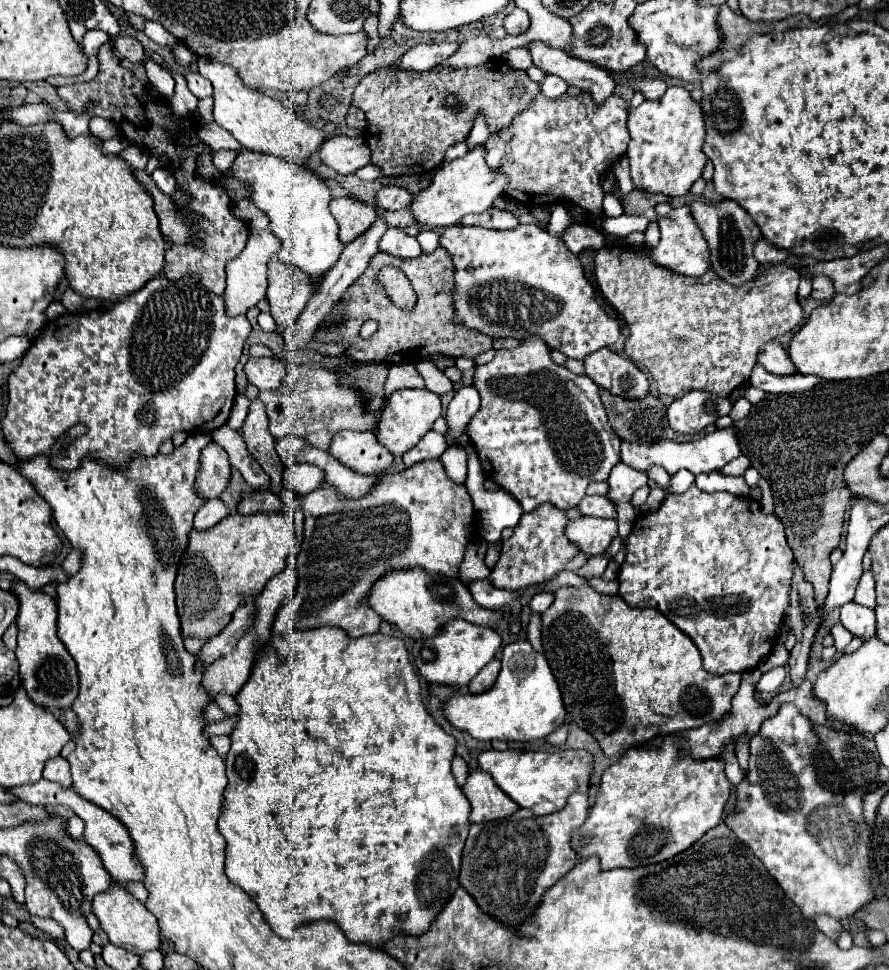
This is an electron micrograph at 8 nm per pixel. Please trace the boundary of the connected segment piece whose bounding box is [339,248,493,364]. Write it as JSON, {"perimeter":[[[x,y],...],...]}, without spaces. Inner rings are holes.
{"perimeter":[[[437,248],[431,254],[421,254],[415,260],[399,260],[391,258],[385,252],[377,252],[371,260],[371,268],[347,288],[343,302],[343,314],[345,320],[339,326],[339,332],[343,338],[339,340],[341,344],[349,344],[347,356],[359,362],[369,362],[369,360],[381,360],[381,362],[391,362],[391,364],[407,364],[407,358],[417,362],[425,360],[435,354],[445,354],[451,358],[475,358],[481,352],[487,352],[491,348],[493,338],[483,336],[479,332],[469,332],[467,328],[459,328],[453,322],[453,304],[451,304],[451,256],[443,248]],[[385,266],[395,266],[403,270],[403,274],[409,278],[413,284],[413,290],[417,294],[417,302],[411,310],[395,308],[391,298],[385,294],[383,288],[377,284],[377,274]],[[365,320],[375,320],[377,322],[377,332],[369,340],[359,338],[359,330]]]}

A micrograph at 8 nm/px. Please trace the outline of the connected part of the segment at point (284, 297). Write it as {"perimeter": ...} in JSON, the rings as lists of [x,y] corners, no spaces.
{"perimeter":[[[271,260],[267,264],[267,300],[271,304],[271,316],[277,322],[277,332],[295,324],[303,312],[307,300],[313,296],[313,284],[297,268],[289,268]]]}

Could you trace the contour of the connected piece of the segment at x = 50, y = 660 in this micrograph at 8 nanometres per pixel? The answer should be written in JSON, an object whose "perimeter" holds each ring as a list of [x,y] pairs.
{"perimeter":[[[19,580],[15,582],[15,594],[21,606],[17,615],[19,636],[15,648],[21,686],[37,706],[69,708],[79,692],[79,676],[71,654],[67,654],[63,642],[57,638],[57,604],[51,596],[43,592],[31,592]]]}

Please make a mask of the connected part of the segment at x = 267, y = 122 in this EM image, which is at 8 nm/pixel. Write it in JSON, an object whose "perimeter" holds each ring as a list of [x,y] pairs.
{"perimeter":[[[197,60],[197,70],[201,76],[211,80],[215,92],[215,108],[213,108],[213,118],[215,122],[229,130],[237,142],[251,152],[257,154],[271,154],[271,156],[281,156],[289,162],[293,162],[299,168],[309,168],[309,158],[311,154],[321,146],[323,140],[319,140],[319,130],[295,116],[285,104],[279,100],[273,100],[261,92],[255,92],[247,88],[241,80],[235,68],[227,68],[227,64],[219,64],[215,60]]]}

